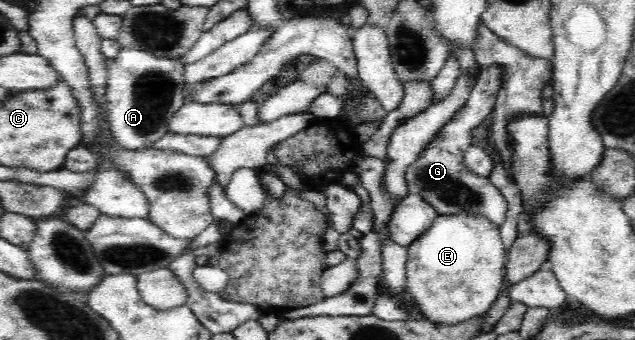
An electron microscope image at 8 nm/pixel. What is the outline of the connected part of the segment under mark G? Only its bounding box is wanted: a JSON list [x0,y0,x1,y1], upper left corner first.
[406,64,509,226]

